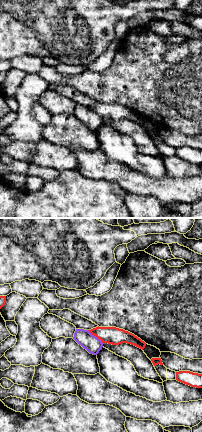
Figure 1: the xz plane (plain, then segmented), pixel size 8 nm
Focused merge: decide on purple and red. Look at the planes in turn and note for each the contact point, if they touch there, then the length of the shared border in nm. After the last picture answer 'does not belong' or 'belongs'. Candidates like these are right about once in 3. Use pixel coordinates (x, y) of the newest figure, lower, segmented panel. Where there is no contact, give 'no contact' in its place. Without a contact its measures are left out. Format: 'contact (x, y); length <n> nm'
contact (95, 336); length 170 nm

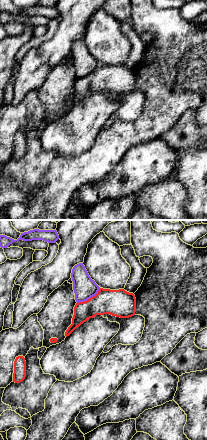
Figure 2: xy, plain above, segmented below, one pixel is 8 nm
contact (89, 298); length 220 nm

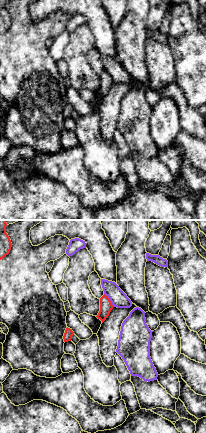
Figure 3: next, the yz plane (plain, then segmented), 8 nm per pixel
contact (110, 300); length 130 nm

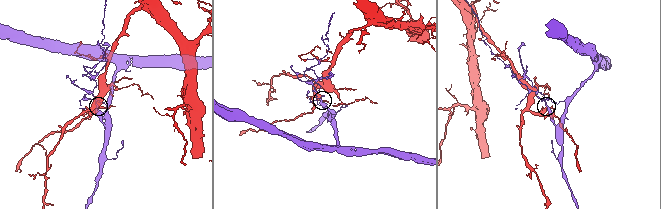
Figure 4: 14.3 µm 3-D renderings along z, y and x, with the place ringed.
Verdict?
does not belong

